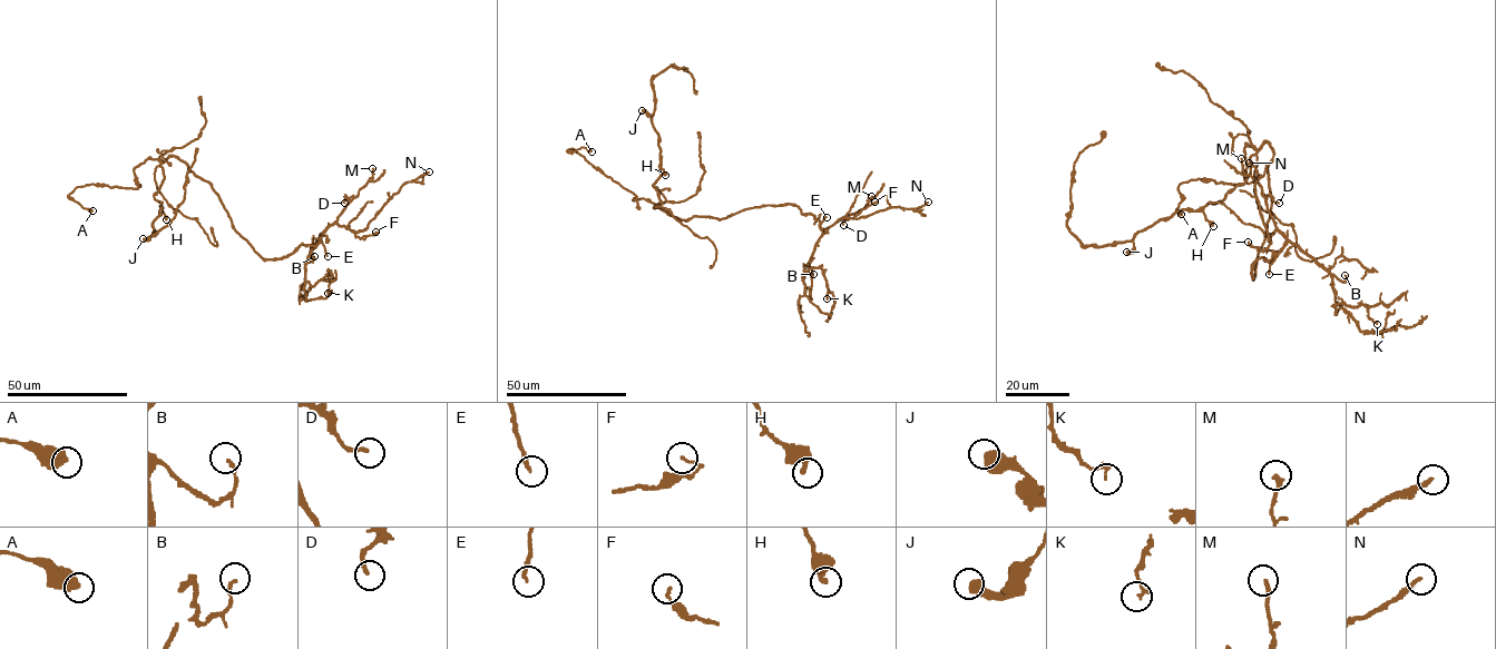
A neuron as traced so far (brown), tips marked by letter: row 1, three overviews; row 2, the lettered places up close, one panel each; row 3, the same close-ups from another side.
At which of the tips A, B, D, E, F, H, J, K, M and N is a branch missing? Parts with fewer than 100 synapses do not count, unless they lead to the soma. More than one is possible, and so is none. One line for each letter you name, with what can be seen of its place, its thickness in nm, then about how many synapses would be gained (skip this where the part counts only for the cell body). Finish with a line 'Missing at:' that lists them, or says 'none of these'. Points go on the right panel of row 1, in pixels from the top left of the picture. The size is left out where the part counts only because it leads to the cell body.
E: (1269, 274) | 160 nm
Missing at: E

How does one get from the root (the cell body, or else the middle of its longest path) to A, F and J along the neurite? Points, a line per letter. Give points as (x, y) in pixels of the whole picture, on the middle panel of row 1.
A: (701, 216), (682, 220), (644, 198), (633, 200), (632, 193), (573, 148), (567, 150), (592, 151)
F: (701, 216), (722, 219), (754, 207), (794, 204), (825, 229), (874, 202)
J: (701, 216), (682, 220), (657, 206), (663, 203), (653, 186), (661, 175), (658, 134), (653, 115), (642, 110)

